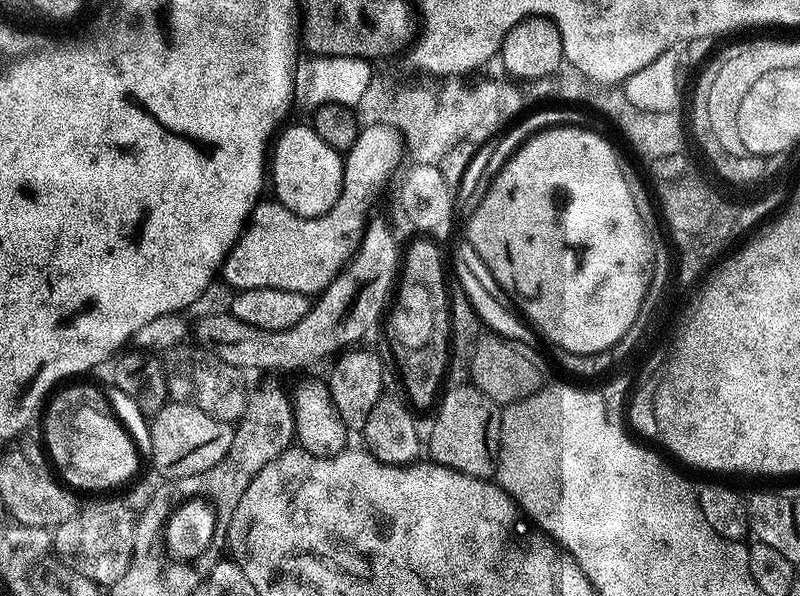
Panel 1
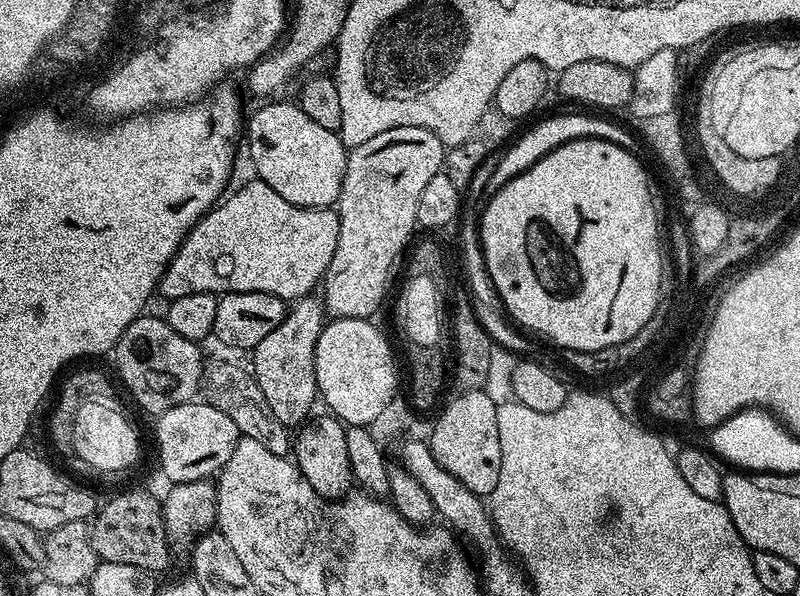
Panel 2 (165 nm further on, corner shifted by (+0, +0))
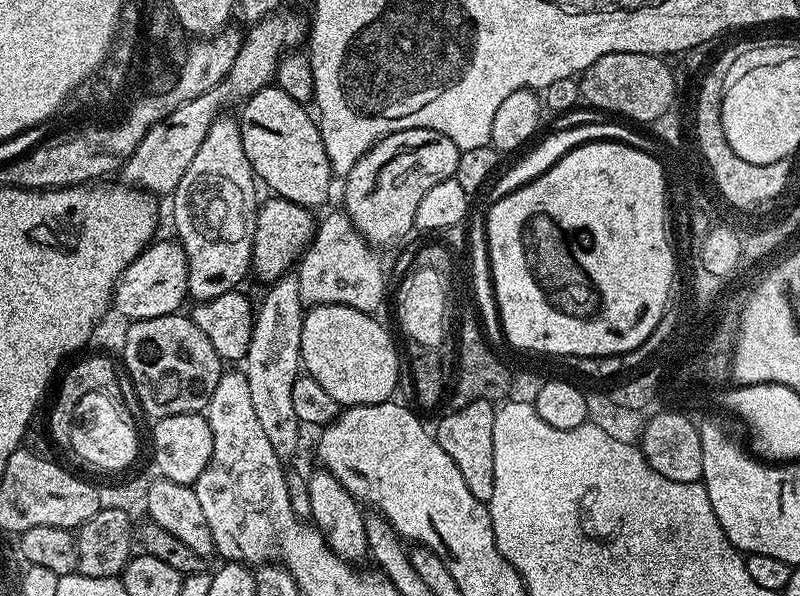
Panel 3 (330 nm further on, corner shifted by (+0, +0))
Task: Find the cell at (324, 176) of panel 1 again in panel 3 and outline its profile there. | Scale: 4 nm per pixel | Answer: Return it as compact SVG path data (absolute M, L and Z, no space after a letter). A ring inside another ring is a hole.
M275 86L258 90L249 100L243 101L240 110L238 121L242 146L249 158L250 166L255 172L255 179L263 187L265 184L272 191L269 193L275 194L279 199L305 206L322 203L328 196L328 183L334 180L334 173L326 158L326 146L322 146L320 125L314 119L313 113L311 111L308 113L309 109L305 105L290 98L290 94L286 94L286 90Z

